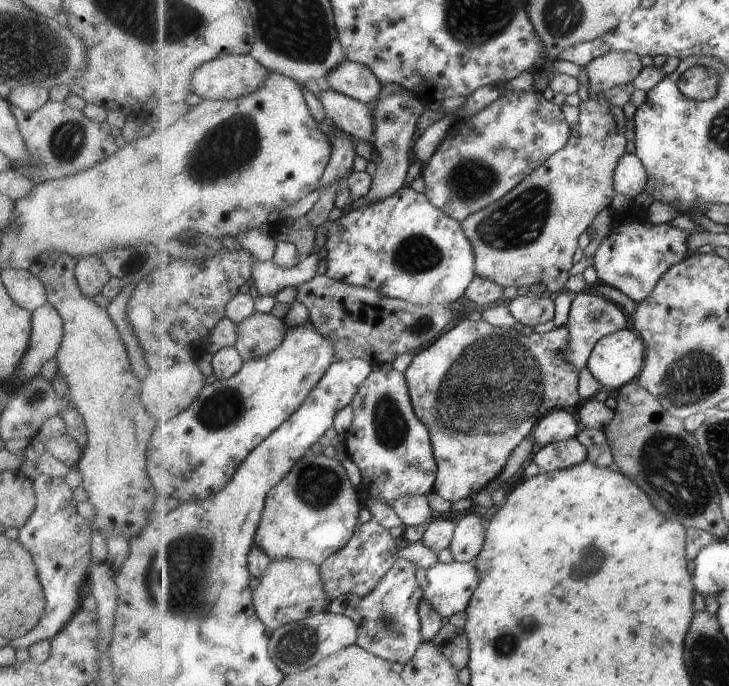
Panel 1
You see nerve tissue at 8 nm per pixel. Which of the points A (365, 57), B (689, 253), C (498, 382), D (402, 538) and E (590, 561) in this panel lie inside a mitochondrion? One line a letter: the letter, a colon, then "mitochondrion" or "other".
A: other
B: other
C: mitochondrion
D: other
E: mitochondrion

